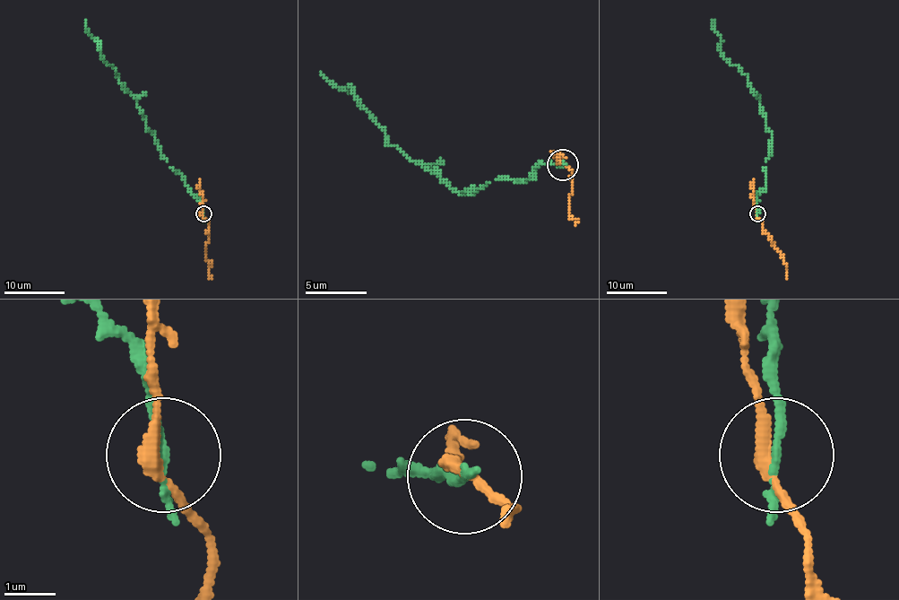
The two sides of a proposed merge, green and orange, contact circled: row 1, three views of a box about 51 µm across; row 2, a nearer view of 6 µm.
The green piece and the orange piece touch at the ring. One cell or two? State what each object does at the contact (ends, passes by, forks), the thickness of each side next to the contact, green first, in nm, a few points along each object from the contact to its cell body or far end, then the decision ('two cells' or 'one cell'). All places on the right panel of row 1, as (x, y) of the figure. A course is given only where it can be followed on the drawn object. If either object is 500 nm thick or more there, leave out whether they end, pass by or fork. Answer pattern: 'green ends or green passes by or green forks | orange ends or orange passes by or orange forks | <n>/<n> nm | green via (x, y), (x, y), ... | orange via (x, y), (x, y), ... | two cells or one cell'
green passes by | orange passes by | 130/240 nm | green via (757, 213), (757, 194), (765, 186), (771, 134), (748, 78), (721, 52), (713, 19) | orange via (757, 213), (762, 229), (784, 261), (786, 278) | two cells

